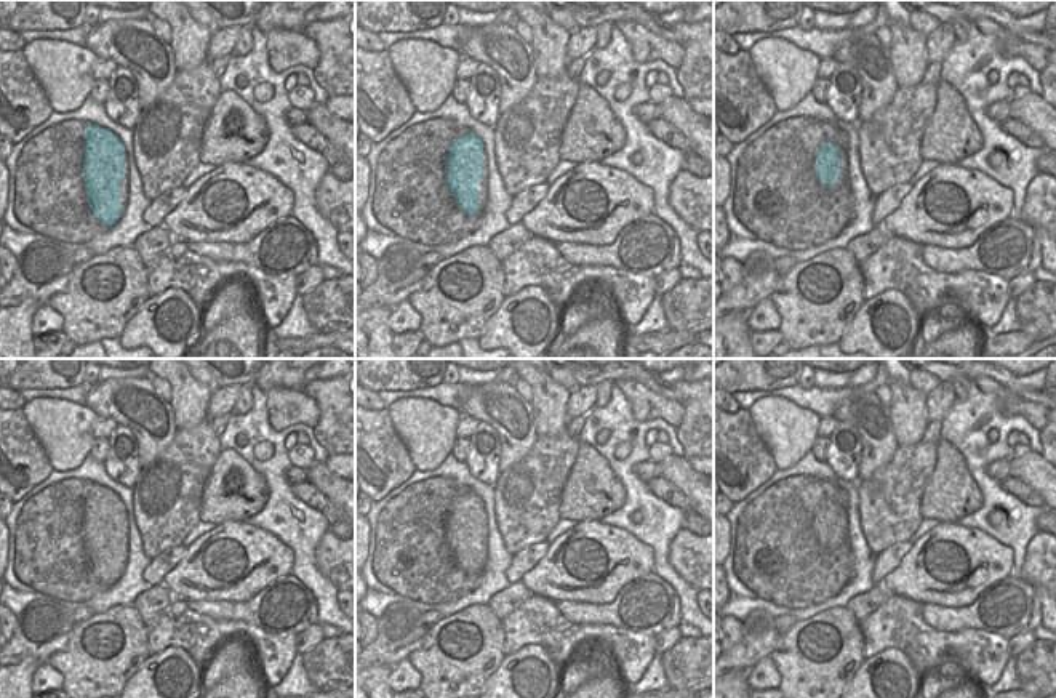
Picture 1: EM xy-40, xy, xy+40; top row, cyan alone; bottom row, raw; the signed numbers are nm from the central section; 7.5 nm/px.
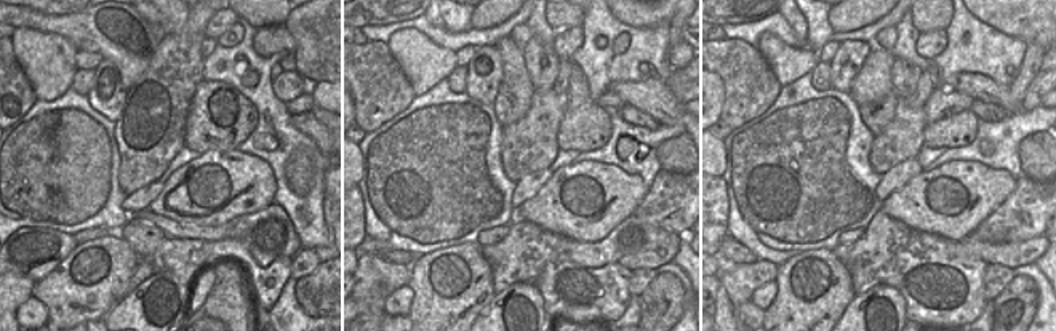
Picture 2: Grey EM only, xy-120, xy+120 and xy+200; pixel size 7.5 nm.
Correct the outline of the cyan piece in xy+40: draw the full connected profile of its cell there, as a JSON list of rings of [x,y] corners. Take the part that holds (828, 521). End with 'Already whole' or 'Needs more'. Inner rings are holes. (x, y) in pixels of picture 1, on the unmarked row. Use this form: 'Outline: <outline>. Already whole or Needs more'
Outline: [[[824,501],[816,515],[816,532],[822,543],[840,541],[840,515],[837,512],[838,504],[834,501]]]. Already whole.

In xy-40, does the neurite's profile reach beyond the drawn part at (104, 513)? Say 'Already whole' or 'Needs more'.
Already whole.

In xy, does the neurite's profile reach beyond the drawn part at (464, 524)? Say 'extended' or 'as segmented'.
as segmented

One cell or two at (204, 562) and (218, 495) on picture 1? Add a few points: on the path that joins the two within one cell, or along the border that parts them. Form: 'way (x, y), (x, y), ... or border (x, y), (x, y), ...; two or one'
border (245, 519), (224, 519), (216, 525); two

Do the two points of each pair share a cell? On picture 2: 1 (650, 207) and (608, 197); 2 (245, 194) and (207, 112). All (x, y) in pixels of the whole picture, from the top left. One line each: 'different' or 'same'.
1: different
2: different

